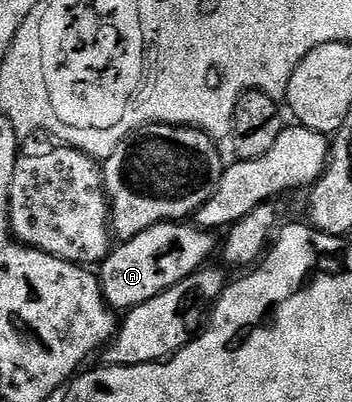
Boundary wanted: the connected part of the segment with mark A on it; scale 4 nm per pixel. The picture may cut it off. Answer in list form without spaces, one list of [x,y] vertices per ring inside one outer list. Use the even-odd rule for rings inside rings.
[[[168,222],[149,226],[149,230],[141,230],[137,238],[129,238],[112,247],[97,272],[107,304],[113,310],[130,310],[177,286],[177,282],[204,267],[214,252],[216,255],[217,240],[215,244],[211,236],[214,235],[208,229],[191,222]]]

